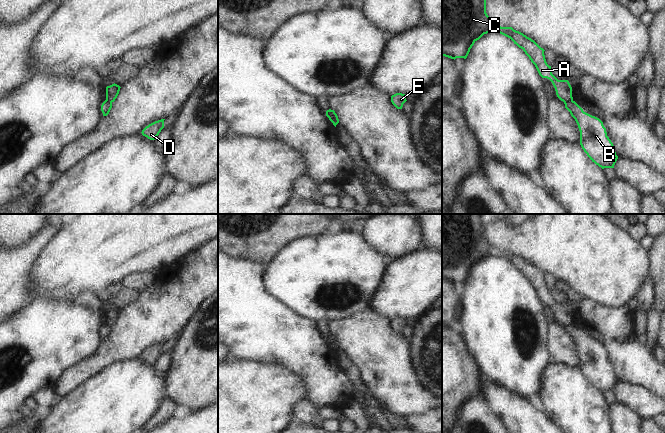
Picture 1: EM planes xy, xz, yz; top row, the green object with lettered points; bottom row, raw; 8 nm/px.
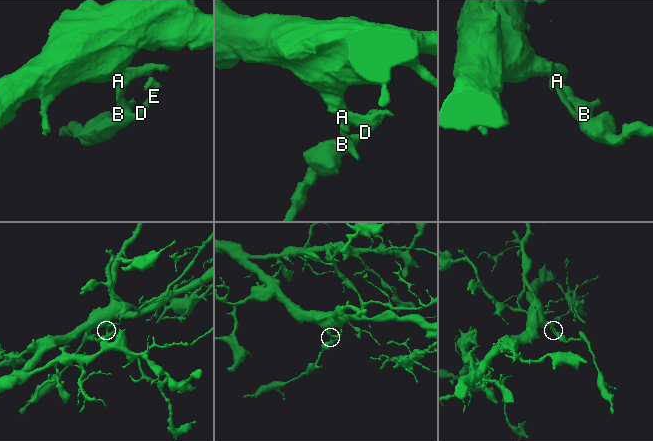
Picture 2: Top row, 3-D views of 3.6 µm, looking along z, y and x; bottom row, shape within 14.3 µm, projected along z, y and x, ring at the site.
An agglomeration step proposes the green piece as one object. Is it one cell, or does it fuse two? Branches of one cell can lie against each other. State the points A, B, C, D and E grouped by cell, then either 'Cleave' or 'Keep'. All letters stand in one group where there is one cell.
Groups: A C / B D E. Cleave

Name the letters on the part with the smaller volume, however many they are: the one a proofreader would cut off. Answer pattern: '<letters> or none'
B, D, E

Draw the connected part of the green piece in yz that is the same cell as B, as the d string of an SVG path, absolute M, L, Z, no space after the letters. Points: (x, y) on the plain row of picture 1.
M573 324L564 326L564 328L578 349L580 369L590 384L602 393L614 392L618 380L613 367L607 360L603 346L584 336Z

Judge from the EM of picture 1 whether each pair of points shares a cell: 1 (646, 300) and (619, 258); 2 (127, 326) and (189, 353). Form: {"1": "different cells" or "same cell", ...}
{"1": "different cells", "2": "different cells"}

